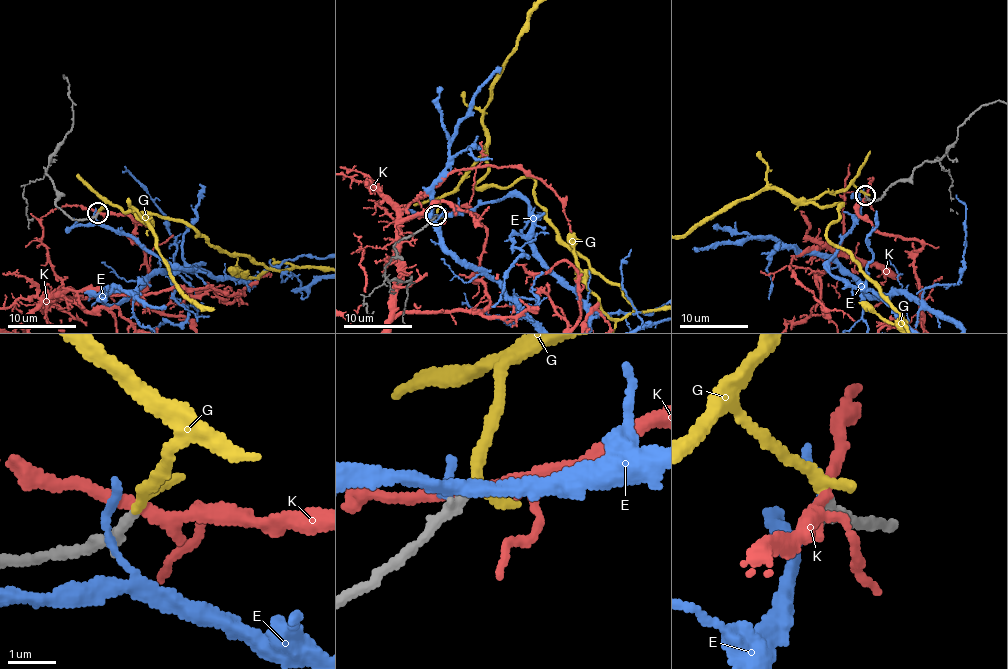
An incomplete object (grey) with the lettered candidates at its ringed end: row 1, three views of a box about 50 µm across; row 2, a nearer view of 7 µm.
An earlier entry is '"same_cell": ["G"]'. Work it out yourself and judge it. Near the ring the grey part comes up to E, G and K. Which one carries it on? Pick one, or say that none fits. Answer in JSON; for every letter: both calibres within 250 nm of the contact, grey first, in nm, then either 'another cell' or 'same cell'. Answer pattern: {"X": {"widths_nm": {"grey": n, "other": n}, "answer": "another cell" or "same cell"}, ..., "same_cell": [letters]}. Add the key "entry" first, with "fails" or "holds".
{"entry": "holds", "E": {"widths_nm": {"grey": 280, "other": 110}, "answer": "another cell"}, "G": {"widths_nm": {"grey": 240, "other": 180}, "answer": "same cell"}, "K": {"widths_nm": {"grey": 240, "other": 240}, "answer": "another cell"}, "same_cell": ["G"]}

